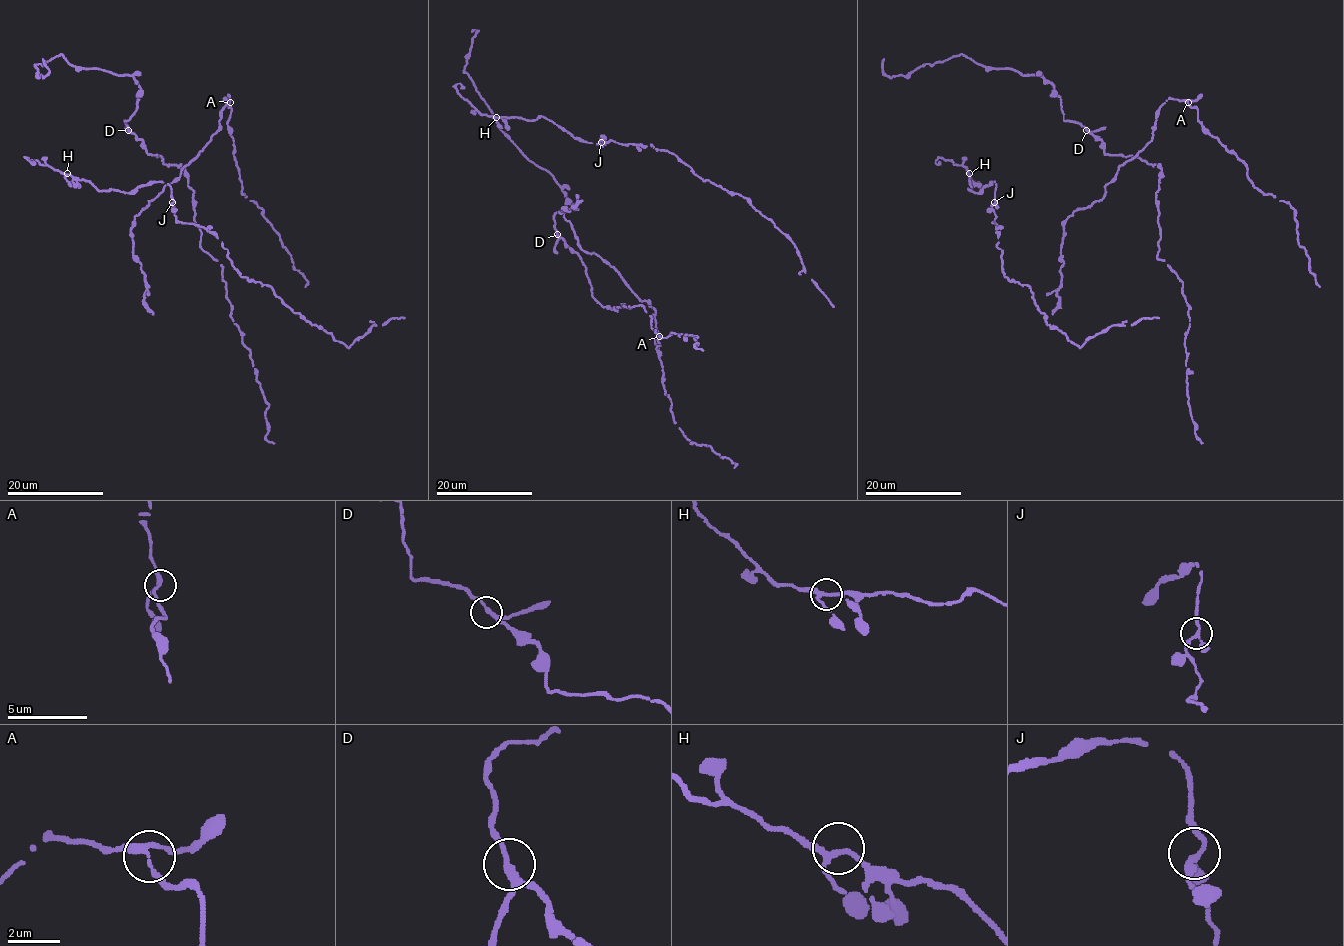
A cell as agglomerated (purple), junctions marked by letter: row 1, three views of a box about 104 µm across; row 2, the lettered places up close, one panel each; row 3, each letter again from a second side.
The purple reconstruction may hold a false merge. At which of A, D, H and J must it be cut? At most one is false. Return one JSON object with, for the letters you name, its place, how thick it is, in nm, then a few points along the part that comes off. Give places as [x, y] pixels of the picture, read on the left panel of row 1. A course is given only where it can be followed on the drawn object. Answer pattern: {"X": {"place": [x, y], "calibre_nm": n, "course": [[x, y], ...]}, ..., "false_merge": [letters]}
{"false_merge": []}

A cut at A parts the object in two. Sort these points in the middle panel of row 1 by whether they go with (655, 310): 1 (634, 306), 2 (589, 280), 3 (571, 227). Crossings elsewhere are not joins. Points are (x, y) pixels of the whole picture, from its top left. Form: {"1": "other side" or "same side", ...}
{"1": "other side", "2": "other side", "3": "same side"}

